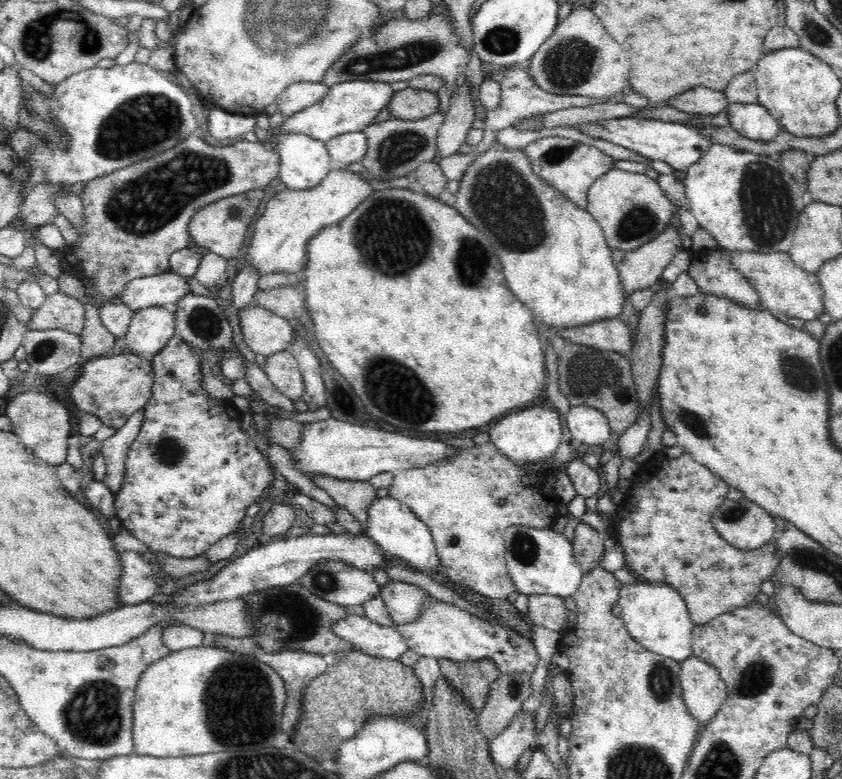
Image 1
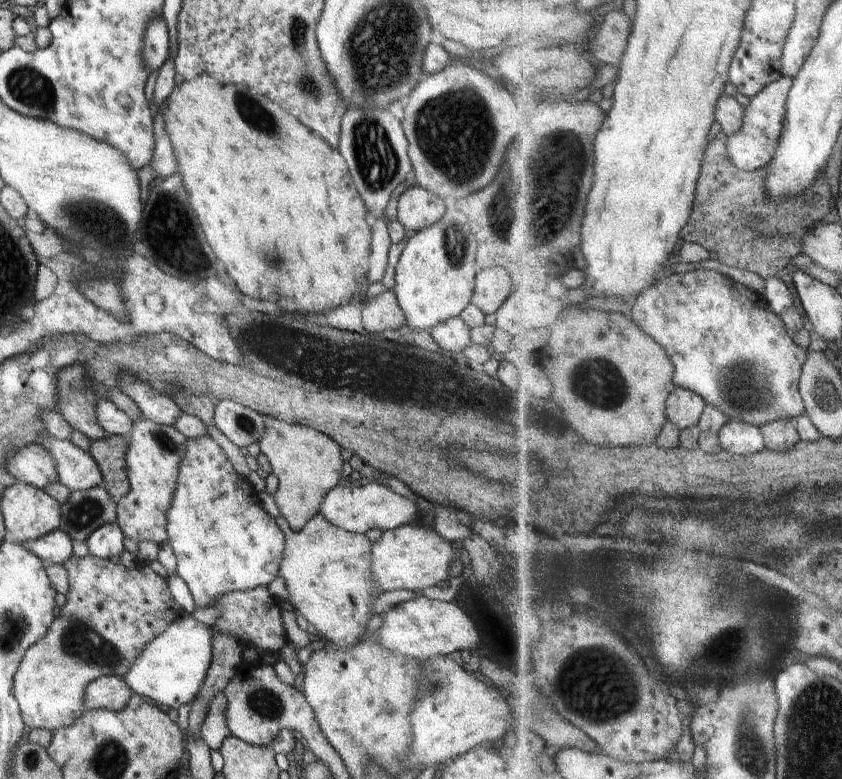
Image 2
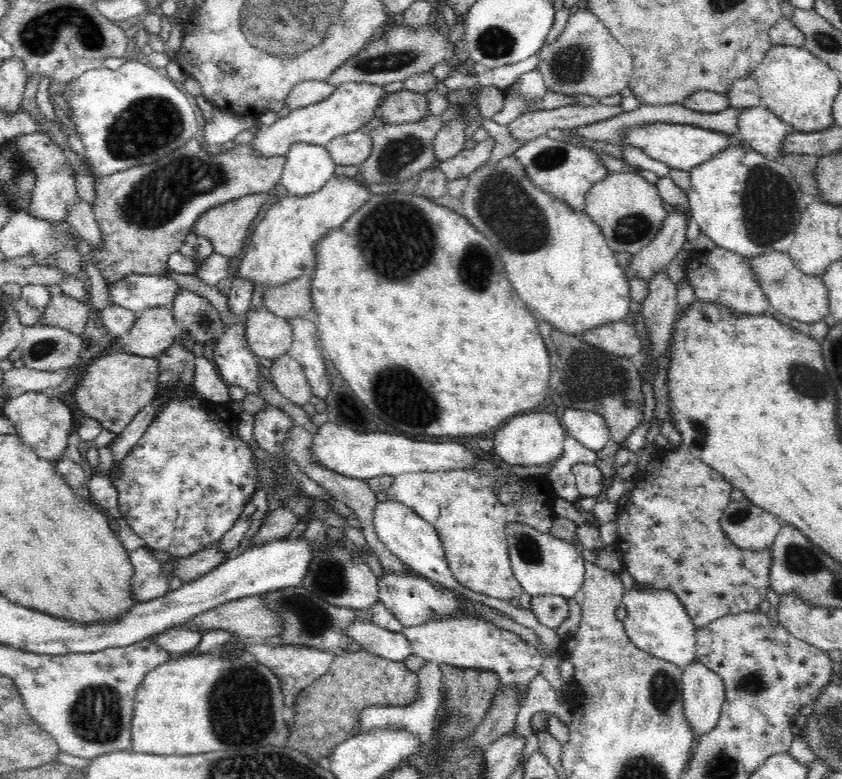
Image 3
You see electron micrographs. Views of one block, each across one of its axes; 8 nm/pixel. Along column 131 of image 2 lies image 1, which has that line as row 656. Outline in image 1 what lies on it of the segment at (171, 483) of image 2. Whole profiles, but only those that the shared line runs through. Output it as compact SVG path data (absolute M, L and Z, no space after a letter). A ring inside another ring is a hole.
M432 597L423 604L423 611L414 622L397 625L408 649L419 656L430 656L438 660L441 658L452 661L481 661L492 658L498 669L504 675L510 673L530 673L538 666L539 654L533 641L528 641L512 630L502 628L488 620L470 614L458 604L453 605Z

